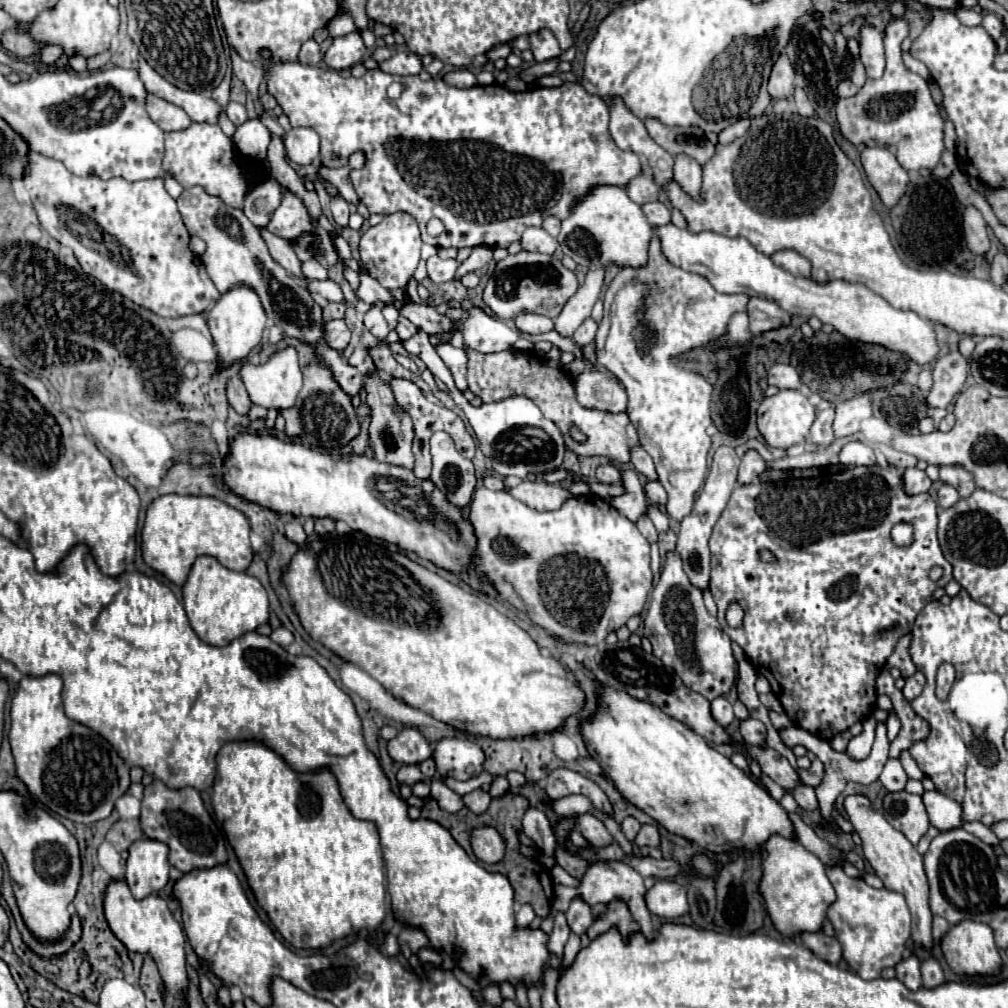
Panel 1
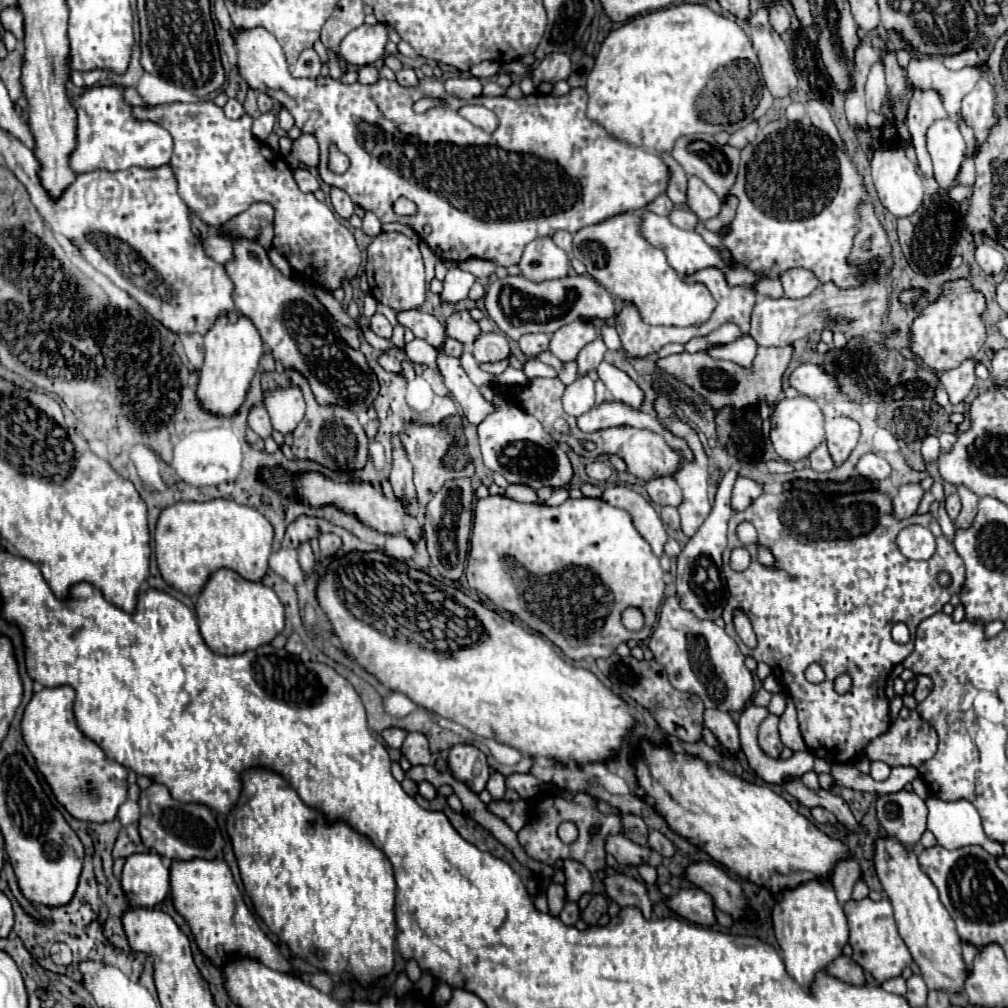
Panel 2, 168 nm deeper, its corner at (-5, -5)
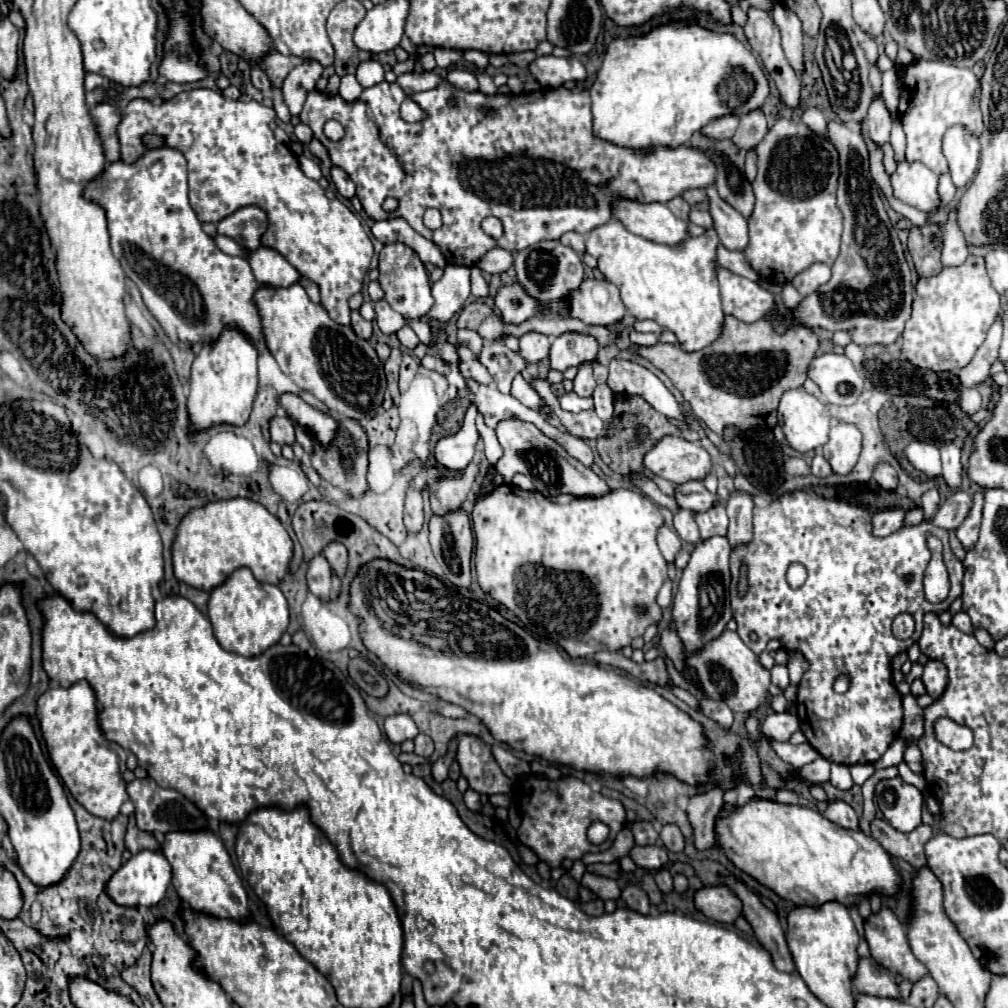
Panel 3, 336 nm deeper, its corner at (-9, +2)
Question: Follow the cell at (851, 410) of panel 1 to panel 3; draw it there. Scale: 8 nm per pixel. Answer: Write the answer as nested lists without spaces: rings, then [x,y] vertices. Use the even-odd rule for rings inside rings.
[[[834,421],[830,429],[830,439],[822,447],[822,453],[832,465],[834,473],[846,475],[856,465],[860,447],[862,447],[862,433],[854,423]]]

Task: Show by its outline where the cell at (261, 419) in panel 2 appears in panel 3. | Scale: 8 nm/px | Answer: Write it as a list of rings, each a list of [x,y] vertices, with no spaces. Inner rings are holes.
[[[276,415],[270,419],[270,437],[272,441],[284,445],[292,445],[296,439],[294,439],[294,429],[292,429],[292,423],[286,415]]]

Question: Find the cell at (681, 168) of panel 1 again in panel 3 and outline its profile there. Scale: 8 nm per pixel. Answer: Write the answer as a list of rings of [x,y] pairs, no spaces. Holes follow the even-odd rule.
[[[708,185],[704,191],[708,197],[708,205],[710,205],[708,211],[712,215],[714,229],[720,237],[720,243],[726,249],[742,251],[748,245],[748,223],[746,223],[746,219],[718,195],[714,185]]]

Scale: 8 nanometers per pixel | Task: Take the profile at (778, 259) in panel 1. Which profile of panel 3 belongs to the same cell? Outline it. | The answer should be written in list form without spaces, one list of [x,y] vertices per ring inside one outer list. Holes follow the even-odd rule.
[[[814,263],[808,269],[804,269],[802,273],[798,273],[790,283],[796,287],[796,291],[800,295],[810,295],[812,291],[816,291],[820,285],[824,285],[830,279],[830,267],[824,263]]]

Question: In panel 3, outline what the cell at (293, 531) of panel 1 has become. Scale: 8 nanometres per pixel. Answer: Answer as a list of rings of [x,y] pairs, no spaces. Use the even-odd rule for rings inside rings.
[[[314,555],[308,561],[308,573],[306,573],[308,589],[320,597],[328,599],[330,597],[330,565],[324,559],[324,555]]]

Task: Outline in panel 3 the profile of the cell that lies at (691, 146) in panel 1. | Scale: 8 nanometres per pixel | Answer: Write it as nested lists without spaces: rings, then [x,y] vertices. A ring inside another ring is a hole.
[[[696,131],[690,139],[690,149],[702,151],[708,157],[712,155],[712,161],[716,165],[716,189],[720,197],[736,207],[744,217],[752,213],[754,207],[754,195],[752,187],[744,177],[744,159],[746,159],[746,149],[736,147],[730,139],[716,141],[700,131]]]

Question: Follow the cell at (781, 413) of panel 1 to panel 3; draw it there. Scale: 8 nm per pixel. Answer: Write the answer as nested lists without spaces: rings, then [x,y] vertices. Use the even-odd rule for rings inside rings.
[[[792,389],[782,395],[778,417],[786,443],[798,453],[818,449],[828,441],[830,411],[804,389]]]

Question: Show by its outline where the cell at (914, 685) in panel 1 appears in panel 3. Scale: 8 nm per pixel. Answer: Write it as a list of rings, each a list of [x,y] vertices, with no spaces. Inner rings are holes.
[[[928,661],[924,665],[924,673],[922,673],[922,681],[926,687],[926,693],[932,699],[940,697],[940,691],[944,691],[944,683],[946,683],[946,671],[944,665],[940,661]]]

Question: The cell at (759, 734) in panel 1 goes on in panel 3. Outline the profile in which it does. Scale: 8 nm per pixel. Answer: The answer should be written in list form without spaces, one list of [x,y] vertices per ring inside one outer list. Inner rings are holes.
[[[768,737],[768,743],[772,745],[772,749],[778,753],[780,759],[784,759],[788,765],[800,769],[804,767],[806,763],[814,761],[814,757],[818,757],[816,749],[810,745],[810,743],[804,743],[804,745],[792,745],[792,743],[778,743],[774,739]]]

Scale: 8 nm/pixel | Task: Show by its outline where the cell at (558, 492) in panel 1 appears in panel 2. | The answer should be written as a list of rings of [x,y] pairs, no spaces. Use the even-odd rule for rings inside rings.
[[[510,484],[506,488],[506,496],[518,502],[538,502],[536,492],[530,486],[520,486],[520,484]]]

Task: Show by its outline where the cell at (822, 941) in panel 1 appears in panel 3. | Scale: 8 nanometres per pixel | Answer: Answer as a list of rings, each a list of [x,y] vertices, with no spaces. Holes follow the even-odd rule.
[[[860,957],[858,969],[852,977],[852,987],[858,993],[868,993],[868,995],[876,995],[876,997],[900,997],[894,977],[884,973],[868,957]]]

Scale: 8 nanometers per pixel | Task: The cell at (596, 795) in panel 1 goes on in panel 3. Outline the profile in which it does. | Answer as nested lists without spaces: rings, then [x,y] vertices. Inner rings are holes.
[[[528,777],[520,779],[520,783],[516,785],[516,793],[522,809],[522,825],[518,827],[518,839],[552,869],[560,867],[564,859],[576,861],[584,853],[598,853],[610,849],[626,821],[626,811],[620,801],[593,792],[589,785],[580,779],[550,781]],[[596,819],[604,821],[610,827],[610,837],[604,845],[590,845],[590,841],[586,839],[586,829]]]

